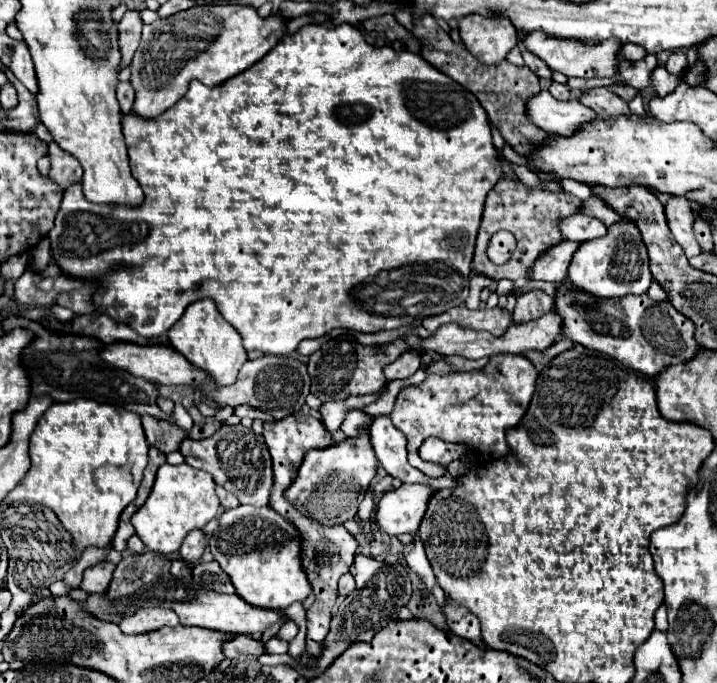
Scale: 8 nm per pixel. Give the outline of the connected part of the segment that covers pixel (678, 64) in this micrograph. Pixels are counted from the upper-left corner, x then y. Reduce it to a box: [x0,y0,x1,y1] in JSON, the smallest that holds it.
[665,52,687,76]

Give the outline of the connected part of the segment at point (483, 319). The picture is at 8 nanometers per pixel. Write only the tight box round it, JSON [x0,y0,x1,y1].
[423,306,513,336]

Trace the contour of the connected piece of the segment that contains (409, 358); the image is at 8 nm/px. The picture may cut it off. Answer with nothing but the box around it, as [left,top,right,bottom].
[383,350,421,380]

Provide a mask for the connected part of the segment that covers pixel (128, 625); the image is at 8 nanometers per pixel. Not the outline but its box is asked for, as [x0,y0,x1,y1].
[119,606,179,634]

